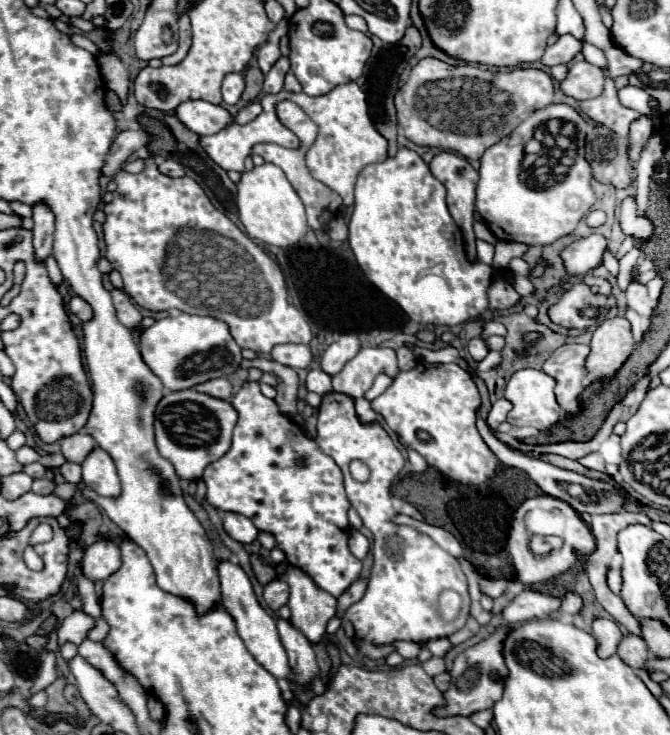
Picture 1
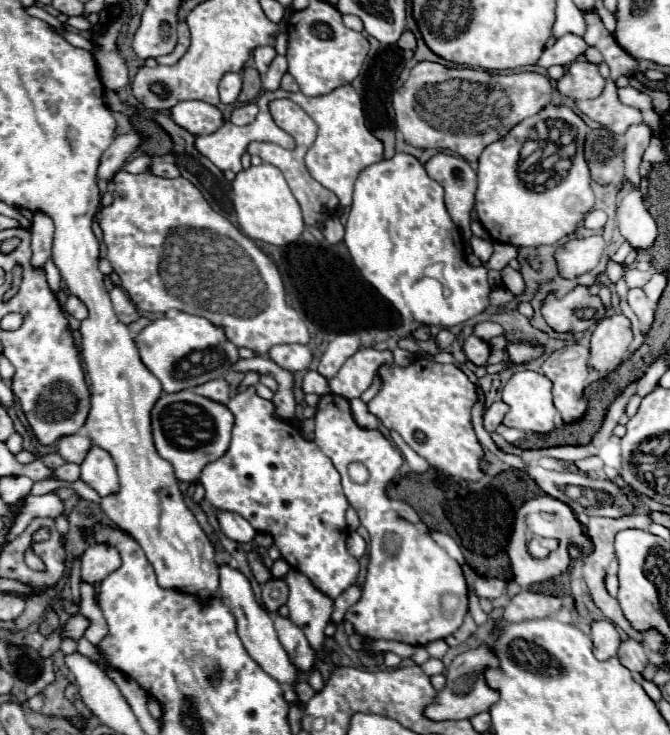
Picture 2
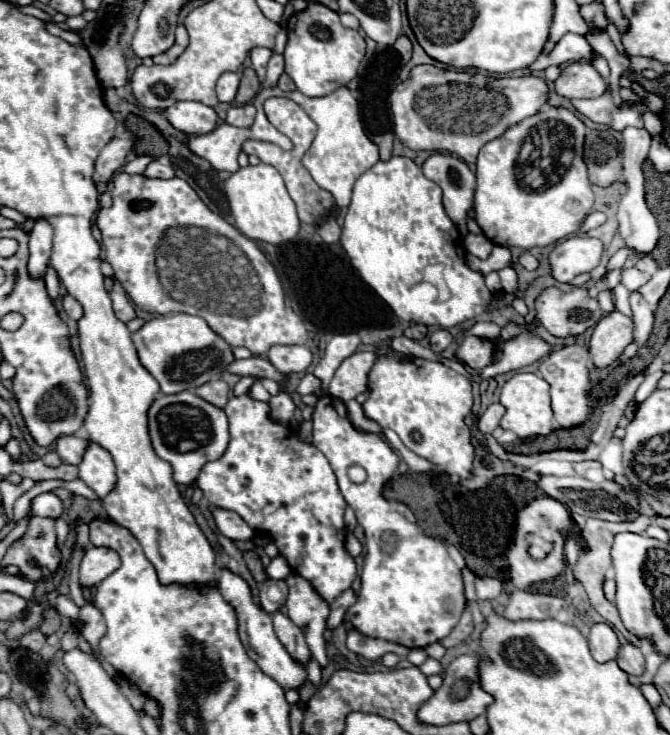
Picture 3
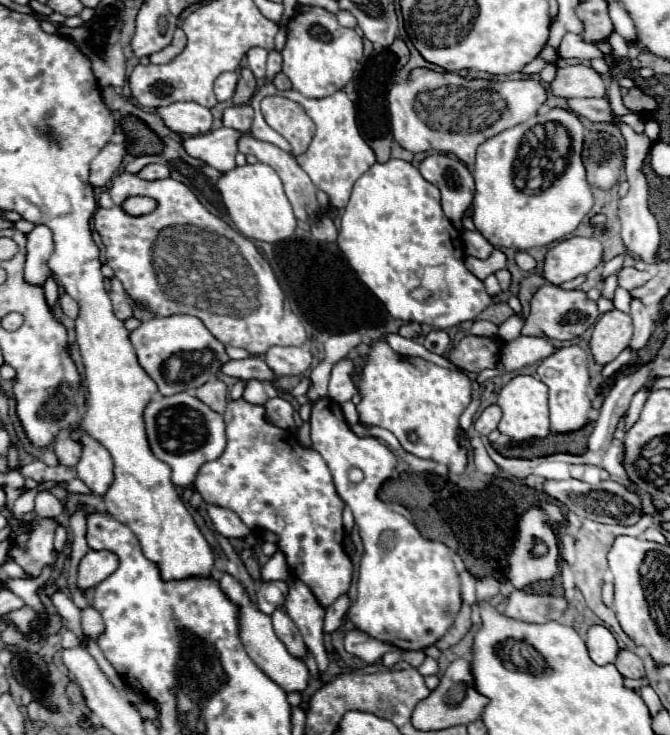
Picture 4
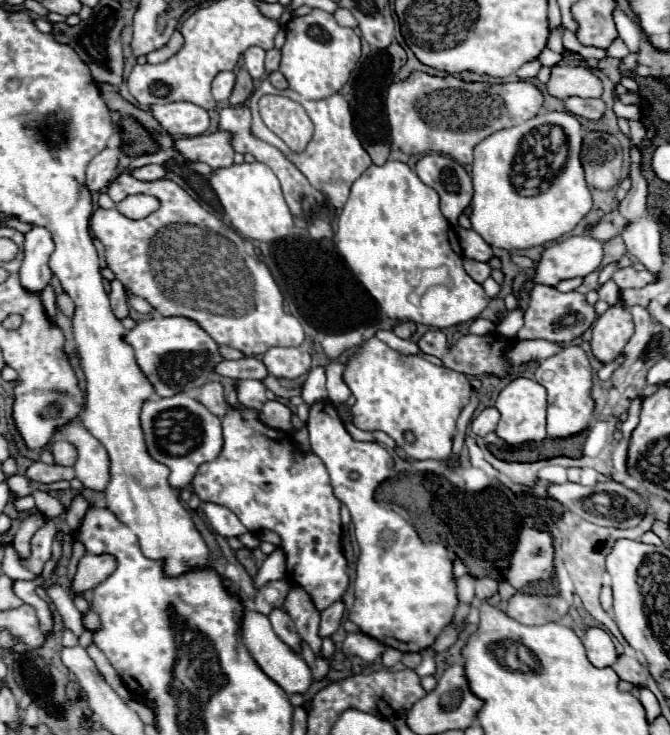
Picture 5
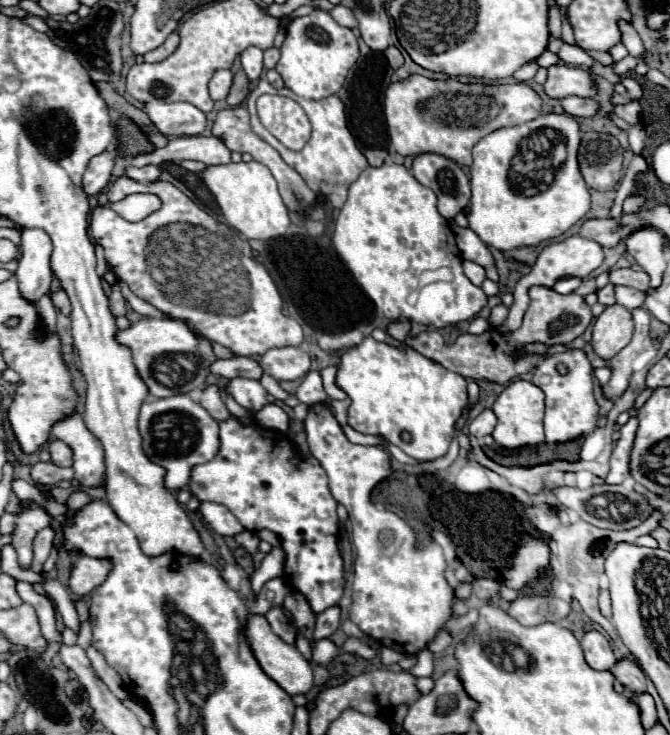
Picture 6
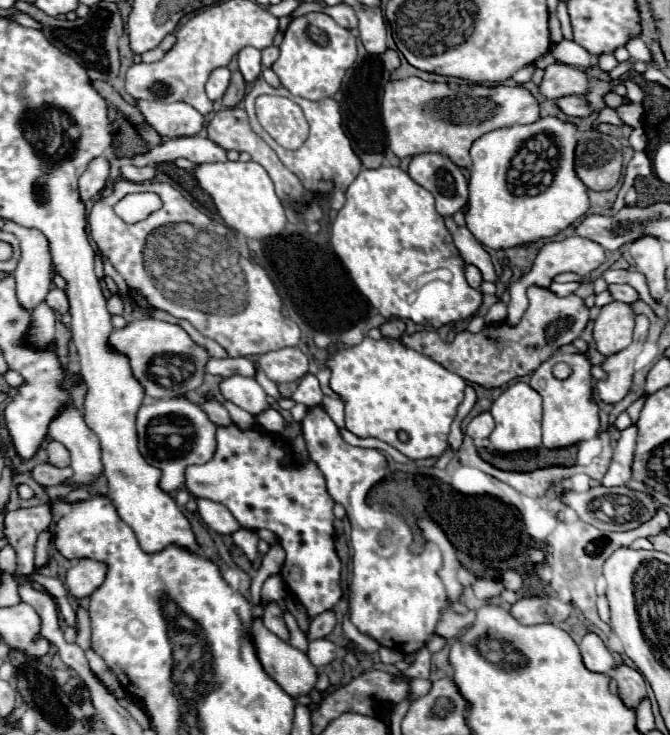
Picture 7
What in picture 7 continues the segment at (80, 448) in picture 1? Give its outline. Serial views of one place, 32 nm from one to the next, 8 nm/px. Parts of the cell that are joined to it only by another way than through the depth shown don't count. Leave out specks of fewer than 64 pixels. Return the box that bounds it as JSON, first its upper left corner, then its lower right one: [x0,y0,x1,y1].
[46,440,70,468]

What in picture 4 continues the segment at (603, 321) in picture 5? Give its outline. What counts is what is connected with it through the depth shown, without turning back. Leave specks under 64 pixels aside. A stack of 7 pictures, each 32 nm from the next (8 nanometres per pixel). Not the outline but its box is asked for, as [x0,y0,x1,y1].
[590,310,632,366]

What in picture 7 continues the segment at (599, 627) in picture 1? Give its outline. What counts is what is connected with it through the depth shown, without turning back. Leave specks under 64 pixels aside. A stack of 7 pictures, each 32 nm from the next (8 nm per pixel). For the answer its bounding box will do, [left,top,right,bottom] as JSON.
[578,634,614,674]

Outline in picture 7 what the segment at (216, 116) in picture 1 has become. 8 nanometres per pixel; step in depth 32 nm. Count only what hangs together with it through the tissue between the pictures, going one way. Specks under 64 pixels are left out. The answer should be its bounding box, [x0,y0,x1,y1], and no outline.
[136,100,204,138]

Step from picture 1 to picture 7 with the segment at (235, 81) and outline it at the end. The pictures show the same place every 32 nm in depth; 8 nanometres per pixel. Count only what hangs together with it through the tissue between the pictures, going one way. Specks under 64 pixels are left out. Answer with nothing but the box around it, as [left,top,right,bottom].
[206,68,230,100]

